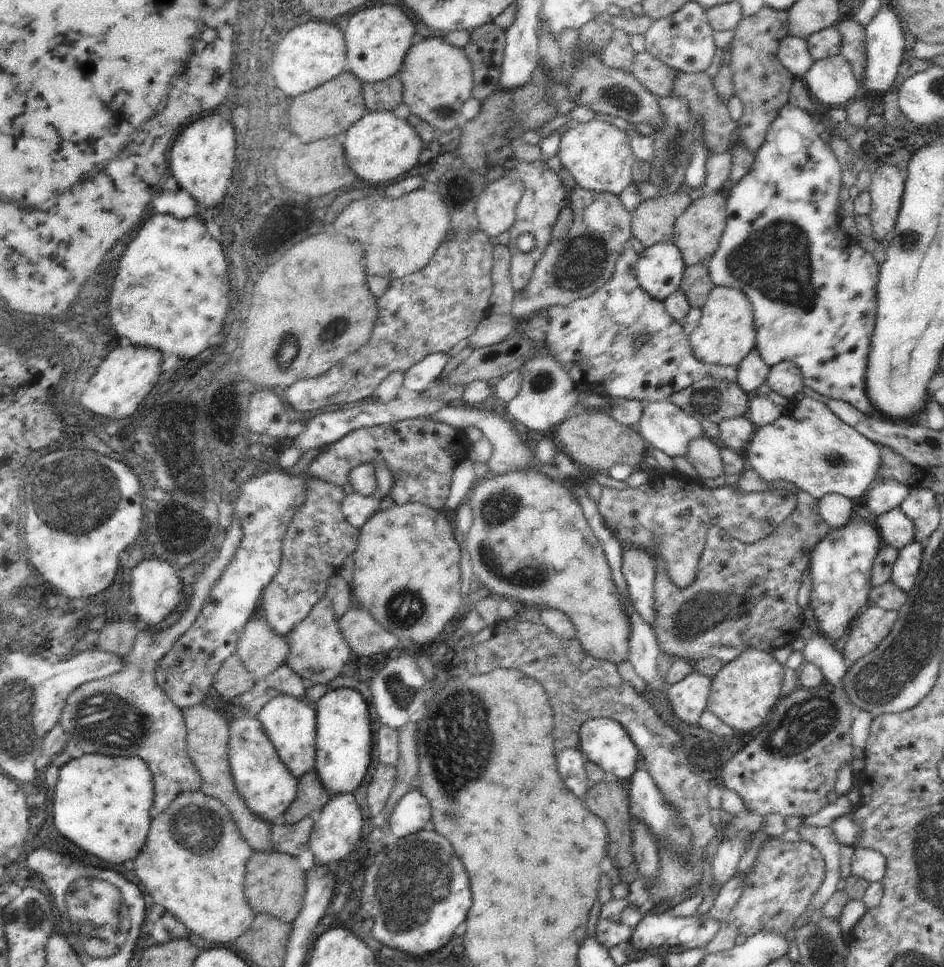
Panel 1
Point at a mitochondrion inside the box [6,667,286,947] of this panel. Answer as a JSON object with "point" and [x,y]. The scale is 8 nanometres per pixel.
{"point":[105,719]}

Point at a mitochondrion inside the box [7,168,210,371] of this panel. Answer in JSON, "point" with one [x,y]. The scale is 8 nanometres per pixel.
{"point":[114,306]}

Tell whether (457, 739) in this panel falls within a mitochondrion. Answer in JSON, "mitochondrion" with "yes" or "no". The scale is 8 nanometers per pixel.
{"mitochondrion":"yes"}

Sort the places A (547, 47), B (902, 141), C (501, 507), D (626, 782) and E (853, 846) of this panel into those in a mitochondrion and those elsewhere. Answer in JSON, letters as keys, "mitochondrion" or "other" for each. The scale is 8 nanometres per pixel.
{"A":"other","B":"other","C":"mitochondrion","D":"other","E":"other"}

